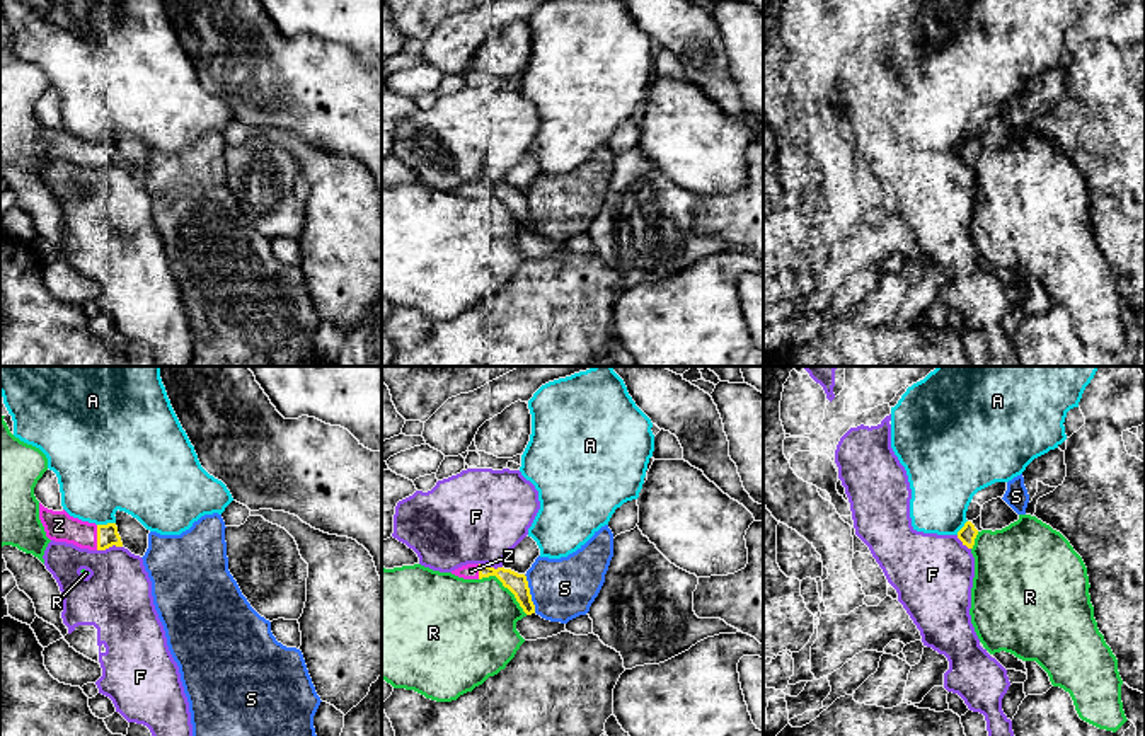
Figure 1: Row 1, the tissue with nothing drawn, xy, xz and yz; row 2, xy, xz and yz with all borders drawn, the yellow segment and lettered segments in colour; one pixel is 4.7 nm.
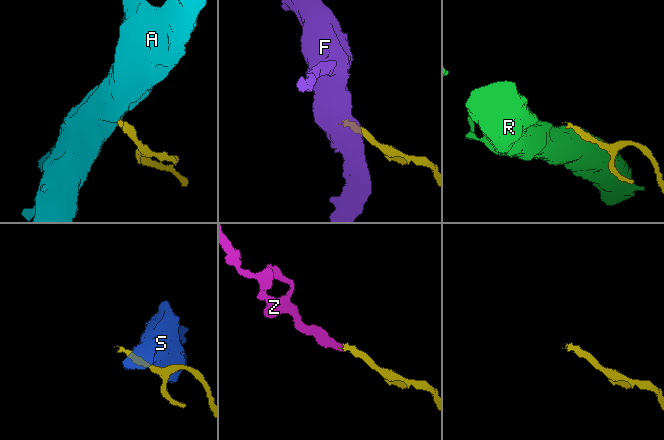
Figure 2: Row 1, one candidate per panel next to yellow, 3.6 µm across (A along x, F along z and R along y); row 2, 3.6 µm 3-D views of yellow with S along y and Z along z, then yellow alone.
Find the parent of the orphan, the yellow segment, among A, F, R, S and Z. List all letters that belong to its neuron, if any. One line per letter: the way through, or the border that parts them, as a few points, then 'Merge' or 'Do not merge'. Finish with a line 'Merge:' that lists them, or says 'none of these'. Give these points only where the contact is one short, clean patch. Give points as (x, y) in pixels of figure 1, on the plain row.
A: Do not merge
F: Do not merge
R: Do not merge
S: Do not merge
Z: Merge
Merge: Z

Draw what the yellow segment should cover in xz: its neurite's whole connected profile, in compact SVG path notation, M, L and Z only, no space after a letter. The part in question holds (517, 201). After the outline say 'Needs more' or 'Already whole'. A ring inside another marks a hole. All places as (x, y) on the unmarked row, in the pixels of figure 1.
M467 182L452 189L452 193L463 198L482 198L482 196L496 194L503 201L503 204L515 213L516 220L520 221L520 225L526 233L535 232L535 223L532 220L532 213L525 193L518 193L504 186L494 187L487 182Z. Needs more

